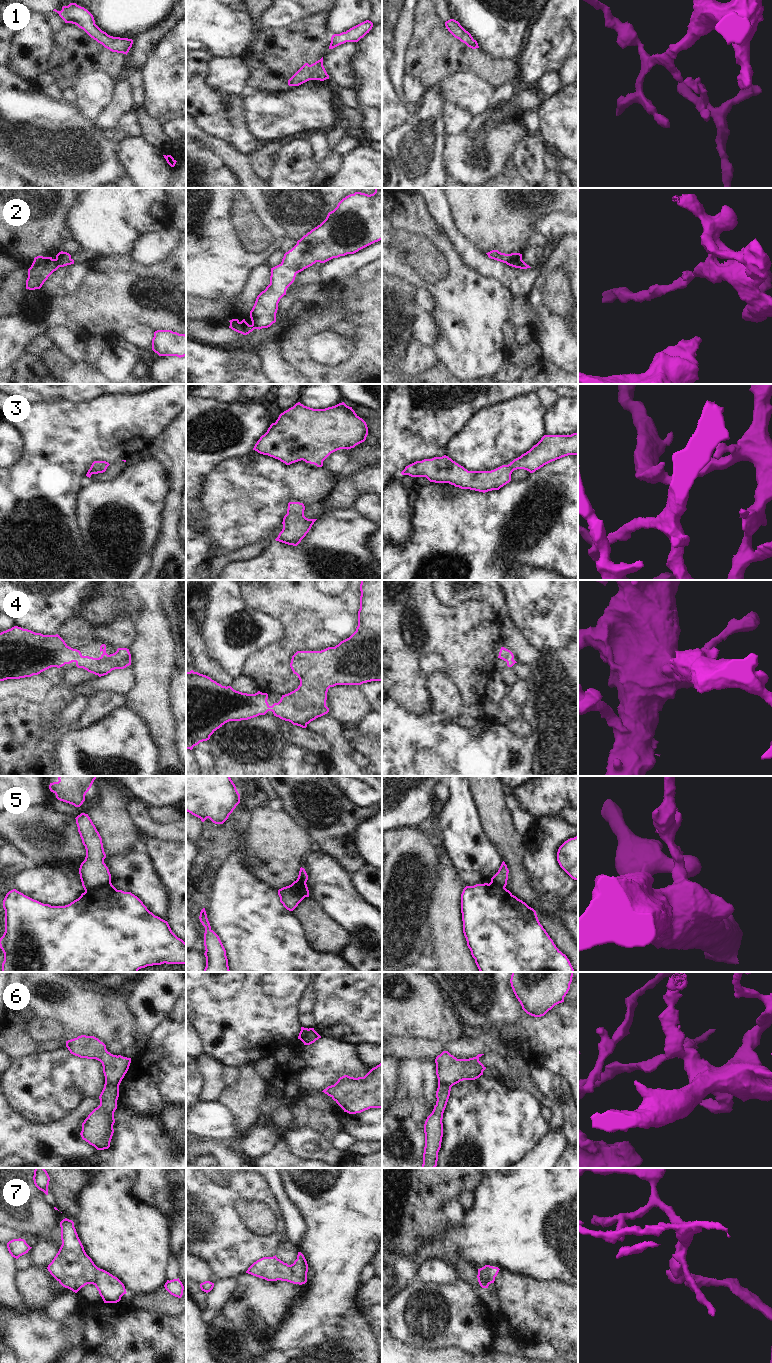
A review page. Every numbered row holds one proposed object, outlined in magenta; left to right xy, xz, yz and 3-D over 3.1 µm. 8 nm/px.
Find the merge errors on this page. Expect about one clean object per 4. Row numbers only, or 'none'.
2, 5, 6, 7

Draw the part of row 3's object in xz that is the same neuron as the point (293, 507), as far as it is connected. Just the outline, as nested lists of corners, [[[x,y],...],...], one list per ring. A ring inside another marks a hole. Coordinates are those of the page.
[[[289,502],[287,514],[283,518],[283,529],[276,541],[297,546],[311,529],[317,519],[304,516],[305,506],[300,502]]]

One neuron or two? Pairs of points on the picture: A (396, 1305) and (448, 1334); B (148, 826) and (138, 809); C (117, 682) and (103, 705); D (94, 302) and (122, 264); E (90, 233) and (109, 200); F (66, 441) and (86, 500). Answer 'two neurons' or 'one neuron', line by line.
A: one neuron
B: one neuron
C: two neurons
D: one neuron
E: one neuron
F: two neurons

